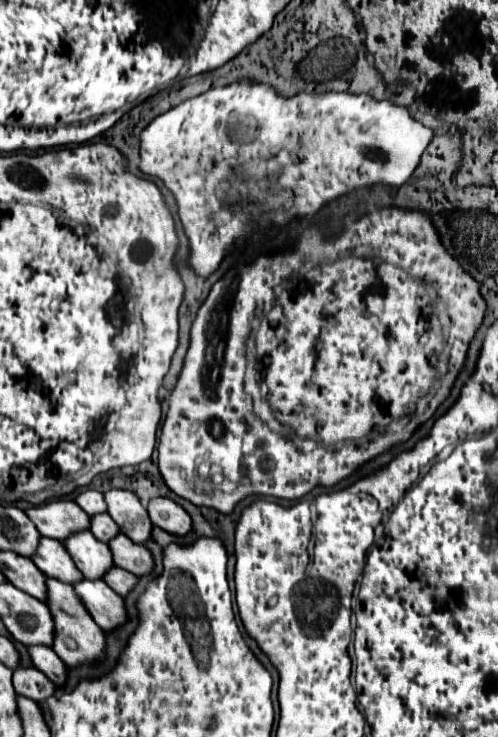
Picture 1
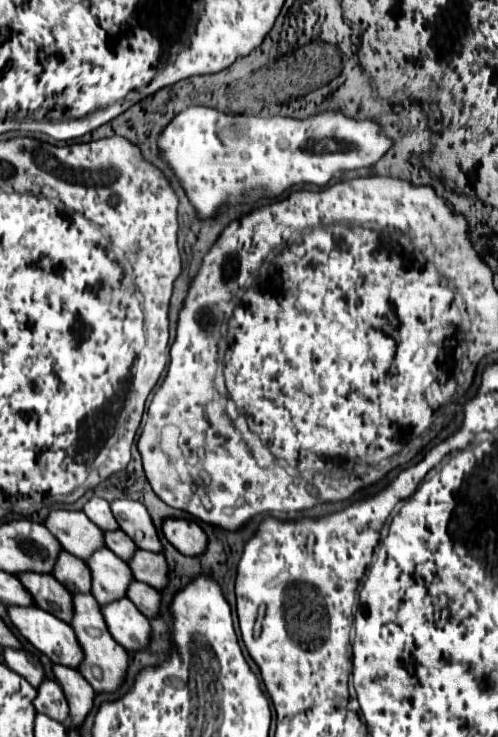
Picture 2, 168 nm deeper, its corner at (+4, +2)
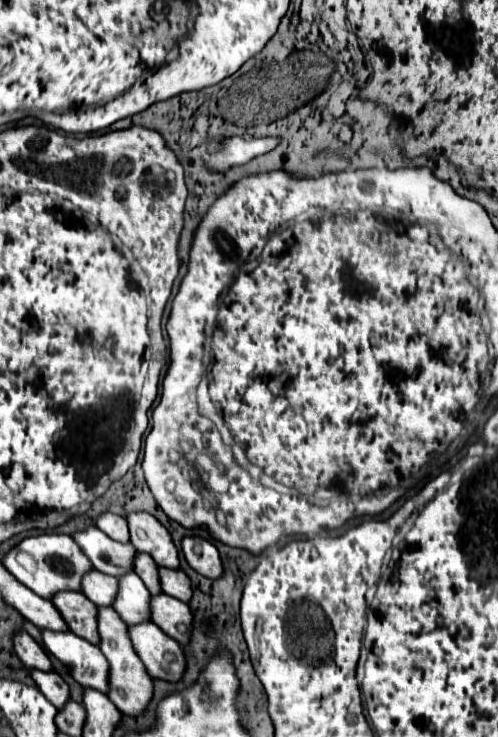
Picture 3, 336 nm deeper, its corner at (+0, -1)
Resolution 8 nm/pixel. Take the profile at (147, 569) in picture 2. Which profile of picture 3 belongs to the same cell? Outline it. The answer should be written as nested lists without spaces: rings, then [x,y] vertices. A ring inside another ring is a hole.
[[[159,568],[159,576],[161,576],[161,588],[165,594],[181,600],[181,602],[189,602],[193,590],[189,586],[189,578],[183,570],[169,570],[169,568]]]

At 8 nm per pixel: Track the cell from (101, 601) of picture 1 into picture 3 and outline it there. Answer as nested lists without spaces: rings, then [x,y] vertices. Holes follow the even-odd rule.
[[[153,622],[129,626],[129,636],[139,658],[153,678],[167,682],[179,682],[183,678],[187,668],[183,648],[159,626]]]

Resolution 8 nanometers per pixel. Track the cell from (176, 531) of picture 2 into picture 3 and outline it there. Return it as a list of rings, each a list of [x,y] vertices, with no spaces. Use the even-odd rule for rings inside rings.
[[[191,536],[191,538],[183,538],[181,548],[183,548],[185,560],[195,572],[199,572],[205,578],[221,578],[223,564],[217,548],[211,542],[199,536]]]

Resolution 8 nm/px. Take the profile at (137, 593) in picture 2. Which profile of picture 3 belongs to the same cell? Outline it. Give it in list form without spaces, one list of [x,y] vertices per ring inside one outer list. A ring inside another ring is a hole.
[[[167,594],[151,598],[151,616],[153,622],[173,640],[187,646],[191,642],[191,626],[193,626],[193,612],[189,606],[177,598]]]

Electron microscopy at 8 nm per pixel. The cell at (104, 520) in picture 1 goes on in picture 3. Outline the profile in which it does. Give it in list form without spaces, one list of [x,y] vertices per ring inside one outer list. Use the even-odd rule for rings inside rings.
[[[137,554],[135,556],[135,572],[139,574],[139,578],[145,582],[147,590],[151,594],[161,594],[161,582],[157,578],[157,564],[153,562],[153,558],[149,558],[149,554]]]

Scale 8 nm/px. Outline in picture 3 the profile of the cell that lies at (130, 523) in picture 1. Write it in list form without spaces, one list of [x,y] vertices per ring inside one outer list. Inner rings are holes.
[[[131,512],[127,516],[131,530],[131,544],[137,550],[145,550],[159,566],[179,568],[179,552],[173,544],[167,528],[147,512]]]

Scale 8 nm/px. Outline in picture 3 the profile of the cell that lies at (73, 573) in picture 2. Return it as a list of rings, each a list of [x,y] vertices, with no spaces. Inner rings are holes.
[[[93,570],[83,576],[83,594],[97,606],[113,606],[113,594],[117,594],[117,578]]]

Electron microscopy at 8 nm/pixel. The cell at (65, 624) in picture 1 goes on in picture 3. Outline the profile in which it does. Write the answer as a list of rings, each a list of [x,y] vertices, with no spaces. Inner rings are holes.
[[[99,608],[99,636],[101,636],[101,652],[109,660],[111,672],[109,672],[109,700],[127,716],[143,716],[151,698],[153,698],[153,678],[147,674],[143,662],[137,658],[137,652],[133,650],[133,644],[129,642],[127,624],[117,618],[117,612],[113,608]]]

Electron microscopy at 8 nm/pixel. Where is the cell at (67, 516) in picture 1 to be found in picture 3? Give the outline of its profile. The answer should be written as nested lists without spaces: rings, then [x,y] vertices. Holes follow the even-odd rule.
[[[89,526],[83,532],[73,534],[81,550],[93,562],[95,570],[111,576],[121,576],[133,570],[133,552],[131,544],[121,544],[105,536],[97,526]]]

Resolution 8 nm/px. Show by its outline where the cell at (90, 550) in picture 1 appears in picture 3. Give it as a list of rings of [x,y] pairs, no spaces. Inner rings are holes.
[[[129,572],[125,576],[119,576],[119,594],[115,598],[113,608],[119,612],[119,616],[133,626],[133,622],[149,622],[149,590],[137,578],[137,574]]]

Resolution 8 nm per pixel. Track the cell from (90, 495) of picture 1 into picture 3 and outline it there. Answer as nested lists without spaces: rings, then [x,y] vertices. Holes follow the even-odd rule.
[[[105,512],[99,516],[97,520],[97,528],[103,530],[111,540],[117,542],[129,542],[129,528],[127,528],[127,520],[123,516]]]

